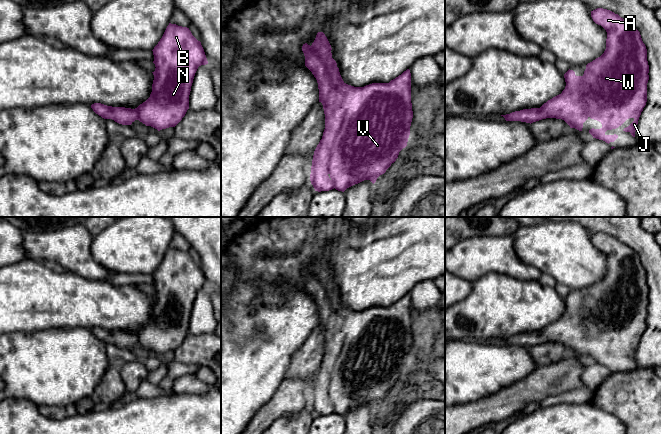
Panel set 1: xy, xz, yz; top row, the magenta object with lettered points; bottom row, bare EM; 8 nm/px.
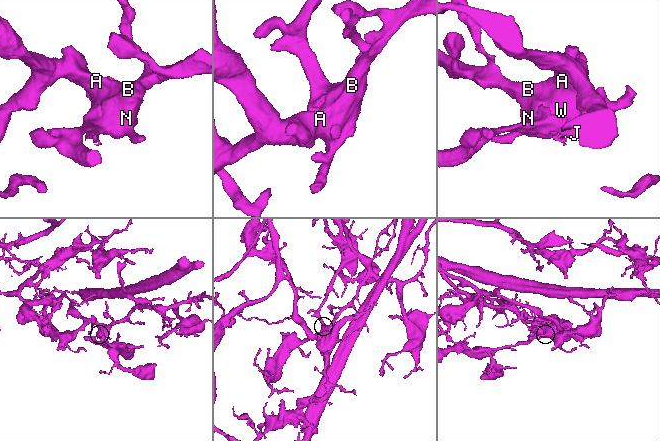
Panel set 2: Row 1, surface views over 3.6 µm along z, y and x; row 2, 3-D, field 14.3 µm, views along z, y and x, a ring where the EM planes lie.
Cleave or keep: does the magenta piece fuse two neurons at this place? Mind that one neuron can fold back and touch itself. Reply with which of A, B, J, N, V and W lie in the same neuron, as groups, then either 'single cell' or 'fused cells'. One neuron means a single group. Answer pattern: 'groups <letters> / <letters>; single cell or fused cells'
groups A B J N V W; single cell

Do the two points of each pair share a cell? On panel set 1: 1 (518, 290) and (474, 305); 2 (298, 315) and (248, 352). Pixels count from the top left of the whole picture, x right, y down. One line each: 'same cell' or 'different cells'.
1: same cell
2: same cell

